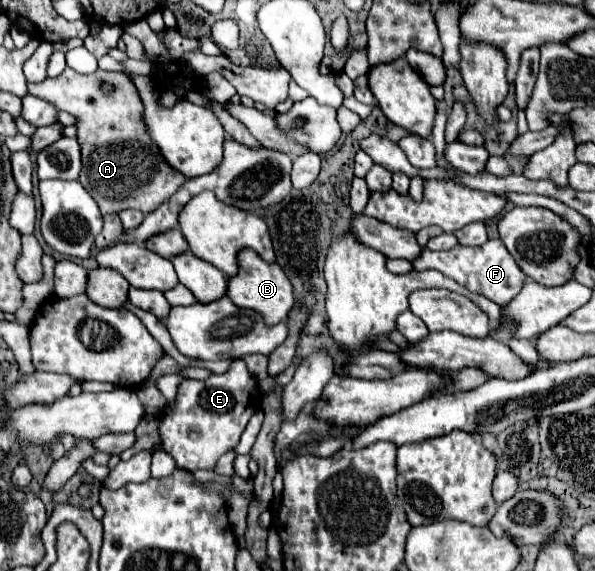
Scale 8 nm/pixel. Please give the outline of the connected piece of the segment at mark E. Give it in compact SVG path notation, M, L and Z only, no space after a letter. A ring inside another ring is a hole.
M233 360L229 370L207 380L183 378L175 396L173 410L159 420L161 448L177 462L181 470L213 470L221 454L235 448L249 418L259 410L257 382L251 378L243 360Z

